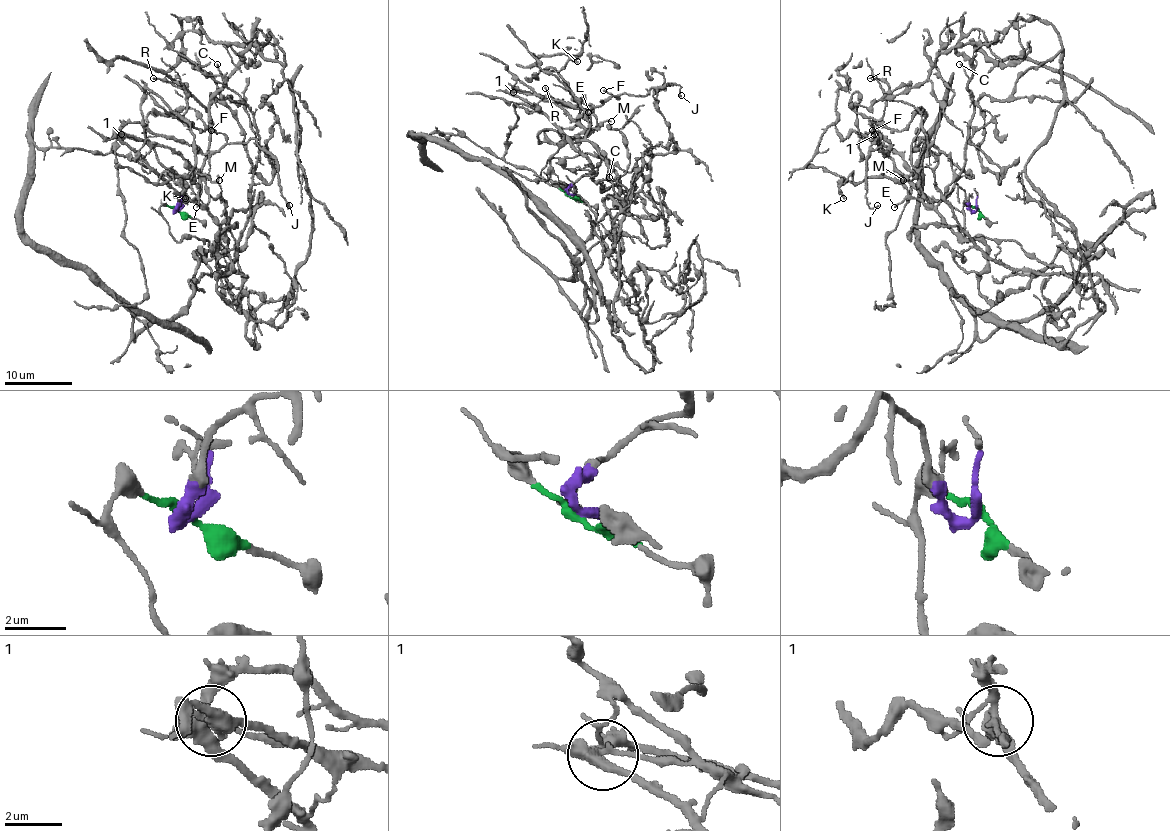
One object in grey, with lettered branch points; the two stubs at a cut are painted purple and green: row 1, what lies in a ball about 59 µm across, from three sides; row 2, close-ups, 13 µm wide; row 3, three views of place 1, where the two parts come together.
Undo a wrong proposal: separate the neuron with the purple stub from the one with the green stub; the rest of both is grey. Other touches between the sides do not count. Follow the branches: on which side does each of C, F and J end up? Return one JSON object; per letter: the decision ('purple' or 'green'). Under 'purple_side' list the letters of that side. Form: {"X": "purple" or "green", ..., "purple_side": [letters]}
{"C": "purple", "F": "purple", "J": "purple", "purple_side": ["C", "F", "J"]}

